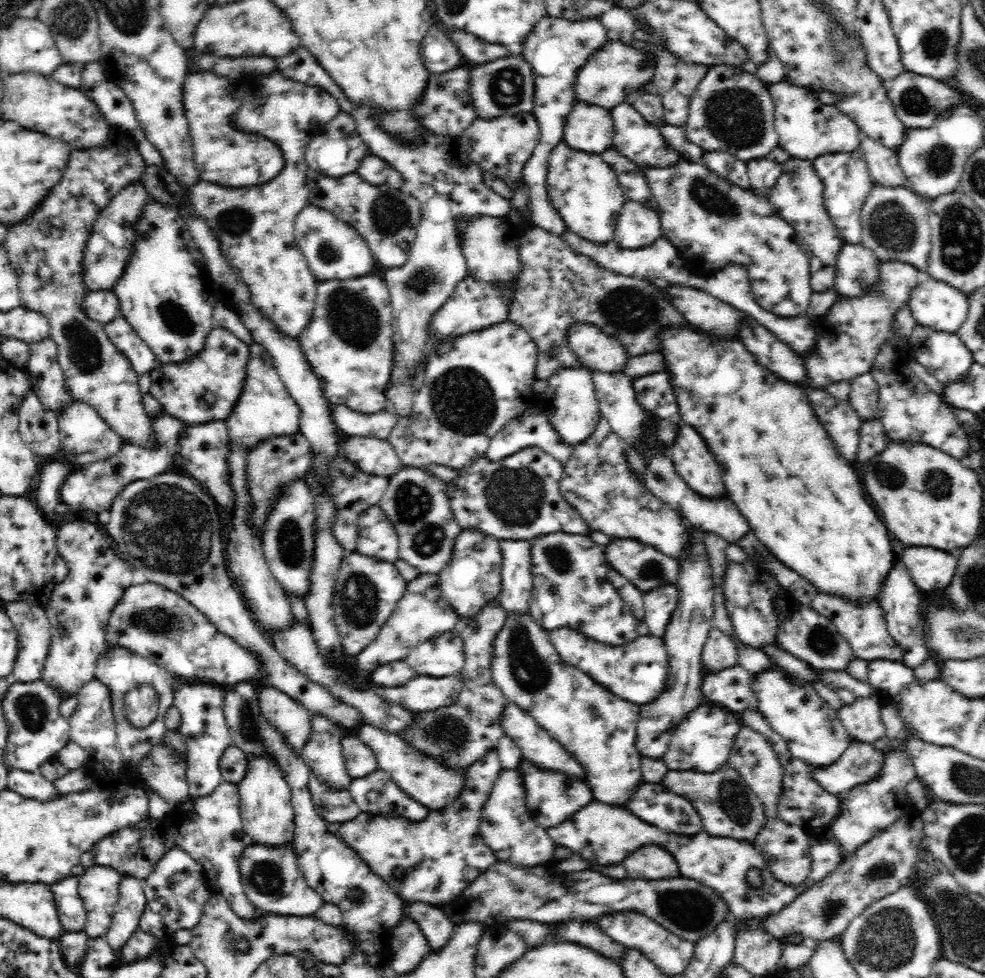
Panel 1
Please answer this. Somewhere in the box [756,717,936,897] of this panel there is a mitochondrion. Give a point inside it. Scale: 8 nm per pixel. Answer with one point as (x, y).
(879, 870)

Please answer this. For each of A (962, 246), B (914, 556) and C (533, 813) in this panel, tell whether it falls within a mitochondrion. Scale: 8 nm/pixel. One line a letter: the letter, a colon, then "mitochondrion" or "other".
A: mitochondrion
B: other
C: other

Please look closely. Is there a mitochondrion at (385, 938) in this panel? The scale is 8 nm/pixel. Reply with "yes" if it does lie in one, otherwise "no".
no

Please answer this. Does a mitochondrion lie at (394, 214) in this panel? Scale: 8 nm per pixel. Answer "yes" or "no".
yes

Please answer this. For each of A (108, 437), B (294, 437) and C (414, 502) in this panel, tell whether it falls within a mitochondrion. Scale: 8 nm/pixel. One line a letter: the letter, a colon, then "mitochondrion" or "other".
A: other
B: other
C: mitochondrion

